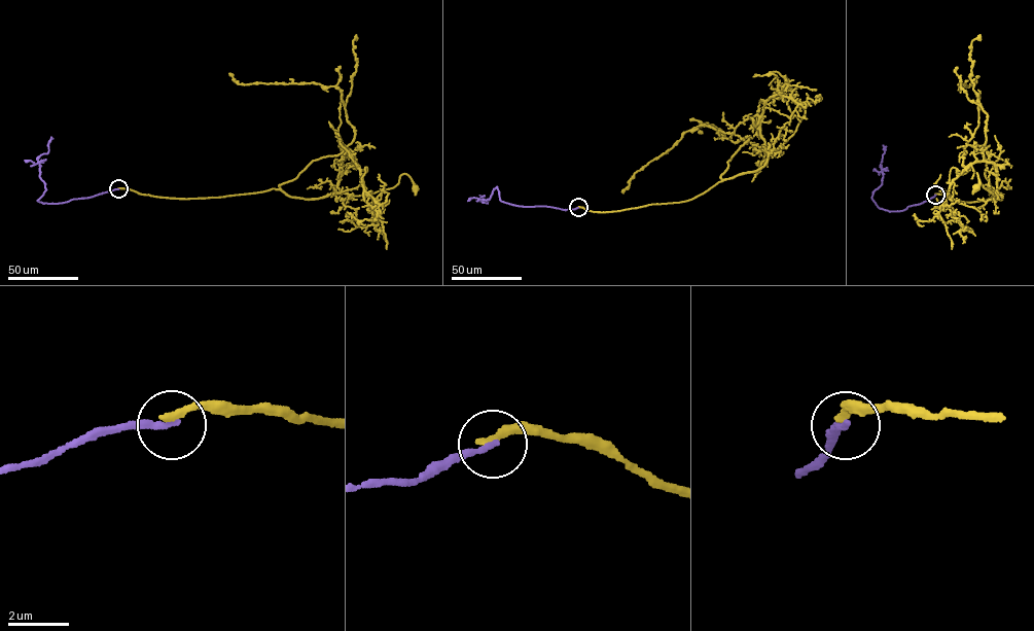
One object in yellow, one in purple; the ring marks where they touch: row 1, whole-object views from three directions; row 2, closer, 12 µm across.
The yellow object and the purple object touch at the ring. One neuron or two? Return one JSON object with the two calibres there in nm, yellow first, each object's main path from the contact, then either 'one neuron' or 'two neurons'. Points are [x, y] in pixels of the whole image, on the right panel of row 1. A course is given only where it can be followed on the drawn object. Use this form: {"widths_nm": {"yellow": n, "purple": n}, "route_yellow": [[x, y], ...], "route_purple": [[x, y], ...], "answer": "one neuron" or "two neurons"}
{"widths_nm": {"yellow": 240, "purple": 200}, "route_yellow": [[935, 195], [970, 202], [988, 200], [993, 189], [1002, 200], [977, 173], [976, 187]], "route_purple": [[935, 195], [902, 210], [879, 208], [871, 198], [882, 184], [883, 145]], "answer": "two neurons"}

